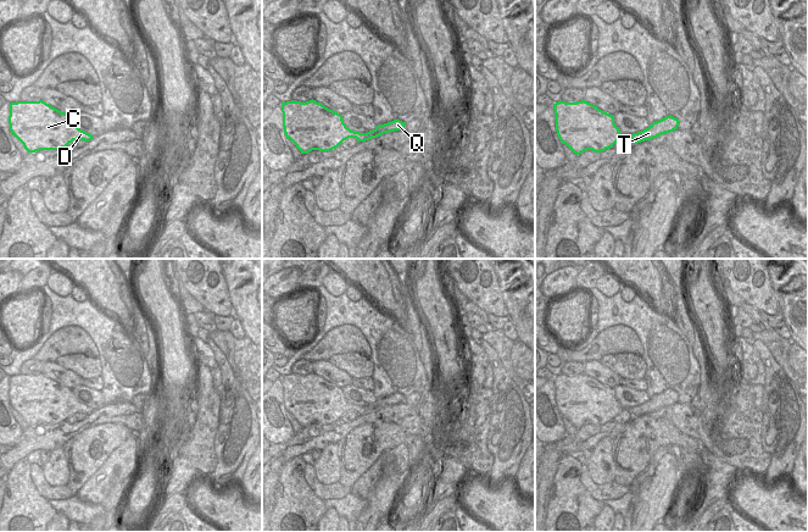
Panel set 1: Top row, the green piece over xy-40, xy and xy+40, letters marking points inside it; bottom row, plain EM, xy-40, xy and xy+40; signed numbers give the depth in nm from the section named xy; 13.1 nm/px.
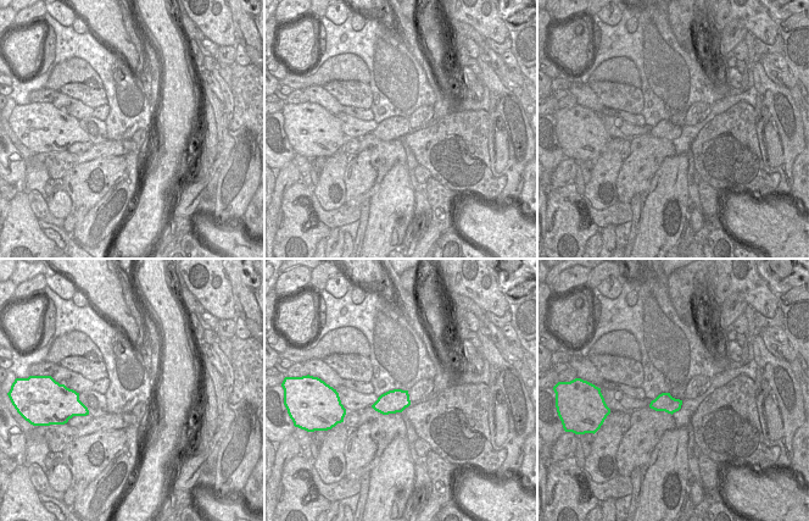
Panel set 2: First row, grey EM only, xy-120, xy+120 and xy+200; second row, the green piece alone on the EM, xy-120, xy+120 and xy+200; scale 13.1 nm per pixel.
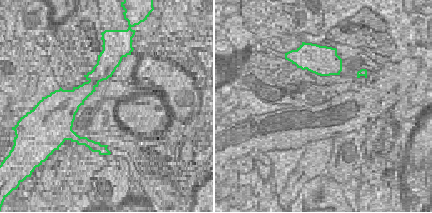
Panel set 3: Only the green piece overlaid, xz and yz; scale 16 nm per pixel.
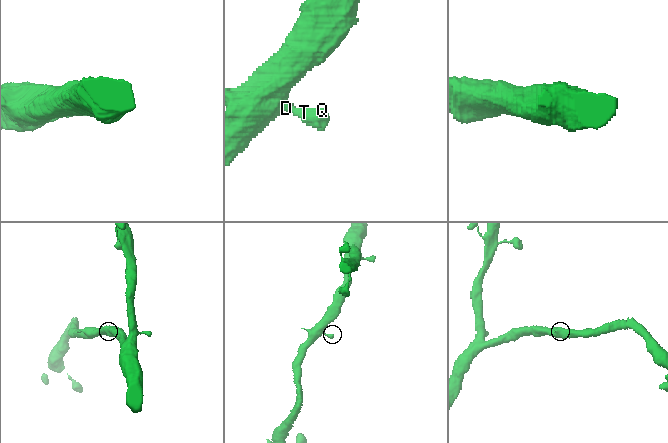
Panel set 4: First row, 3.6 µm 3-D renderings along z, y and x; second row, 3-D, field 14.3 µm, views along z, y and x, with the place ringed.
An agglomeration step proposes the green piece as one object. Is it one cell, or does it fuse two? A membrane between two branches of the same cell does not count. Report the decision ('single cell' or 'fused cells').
single cell

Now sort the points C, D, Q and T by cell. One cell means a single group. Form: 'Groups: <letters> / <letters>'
Groups: C D Q T.

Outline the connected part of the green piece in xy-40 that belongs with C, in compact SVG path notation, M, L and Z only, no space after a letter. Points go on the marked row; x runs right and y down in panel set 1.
M43 100L10 104L9 124L28 153L60 150L73 140L90 142L94 137L77 127L72 116Z

